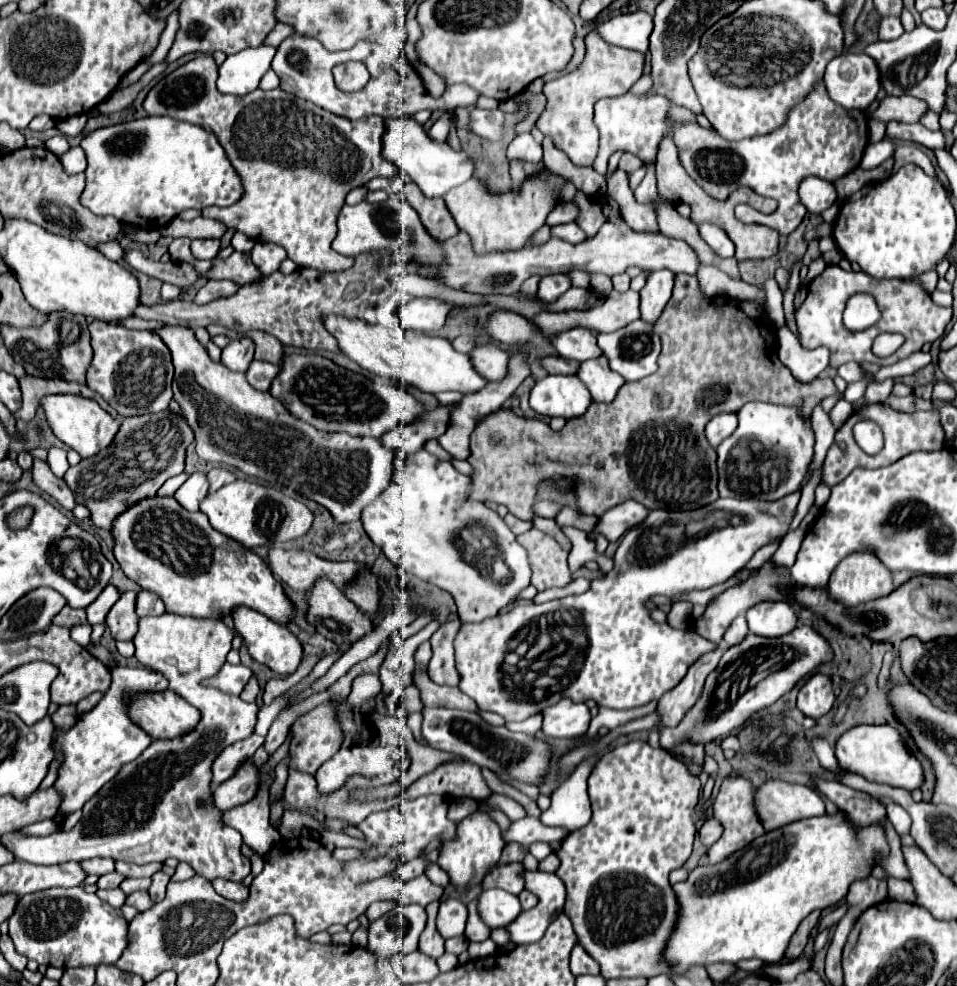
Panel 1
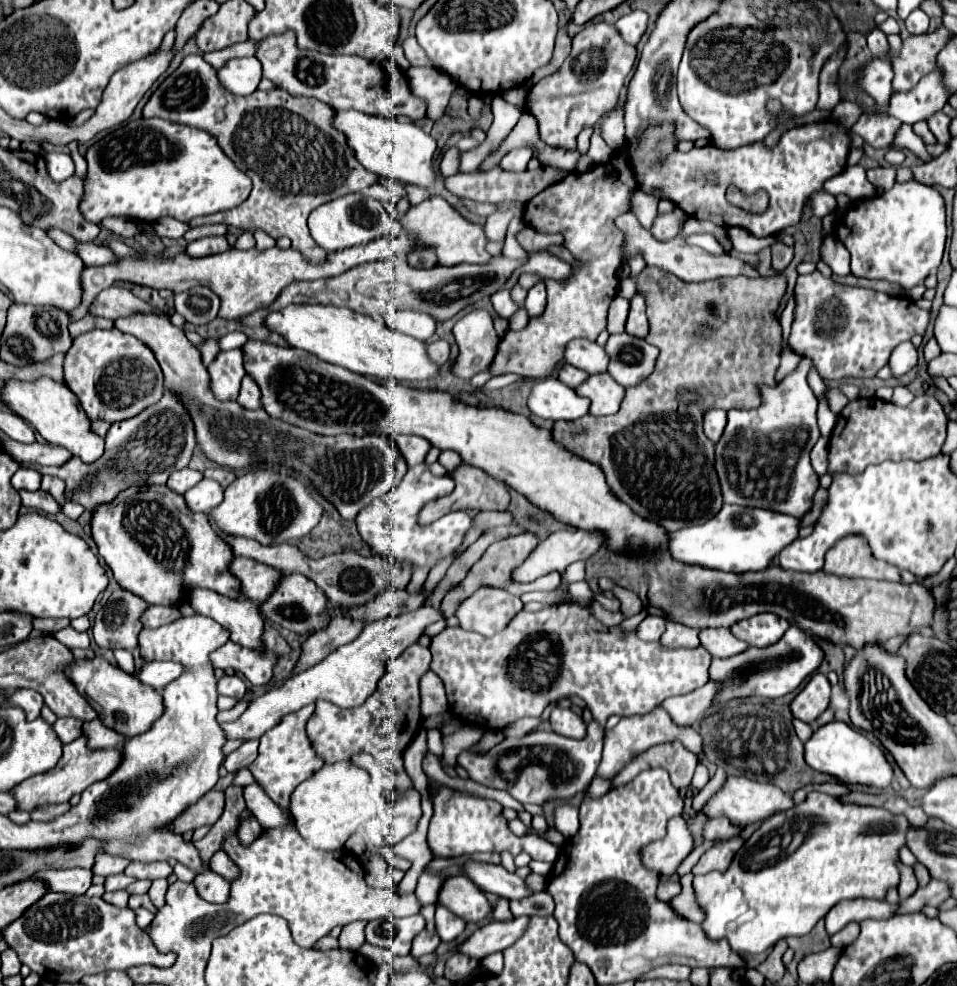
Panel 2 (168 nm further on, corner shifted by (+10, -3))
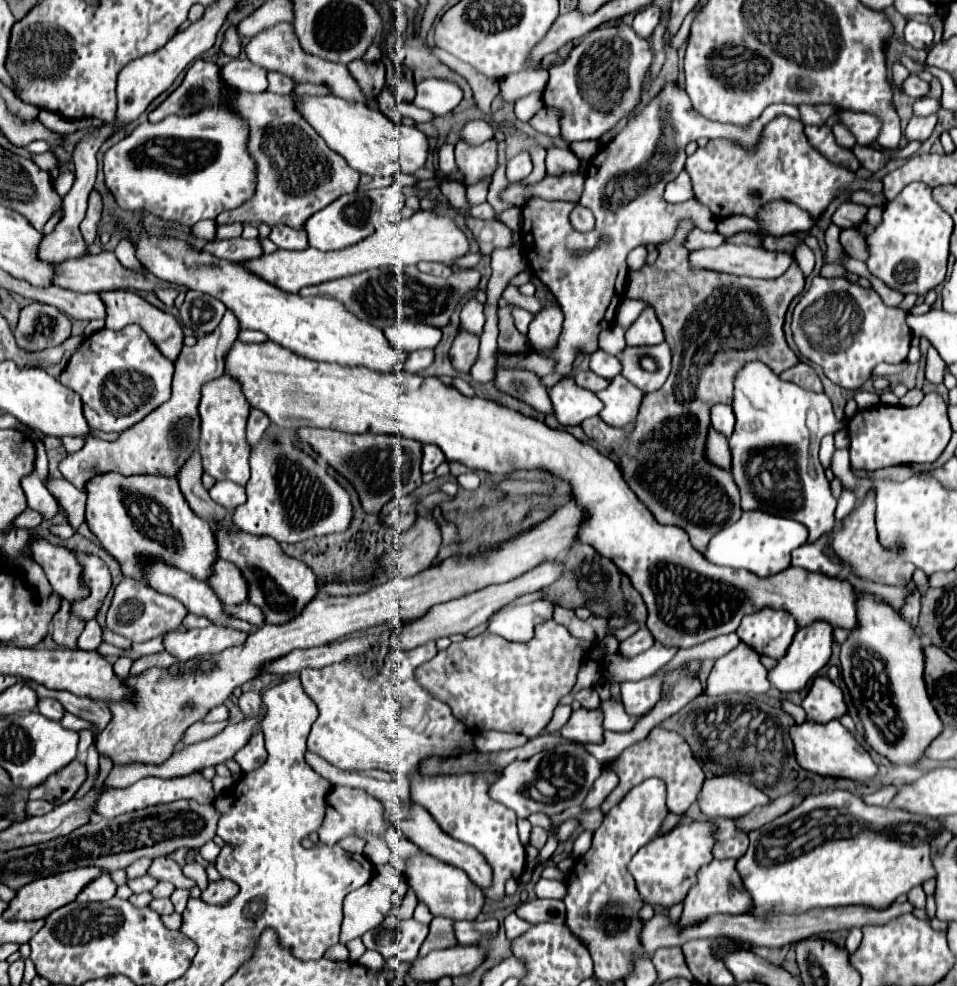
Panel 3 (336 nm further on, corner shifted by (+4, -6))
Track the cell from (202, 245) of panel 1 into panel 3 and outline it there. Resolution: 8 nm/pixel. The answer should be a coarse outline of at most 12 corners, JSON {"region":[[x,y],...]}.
{"region":[[259,240],[207,242],[203,252],[229,262],[263,254]]}

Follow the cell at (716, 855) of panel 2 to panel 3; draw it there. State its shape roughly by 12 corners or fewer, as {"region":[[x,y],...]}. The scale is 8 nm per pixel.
{"region":[[711,860],[697,872],[681,924],[717,912],[743,914],[735,860]]}

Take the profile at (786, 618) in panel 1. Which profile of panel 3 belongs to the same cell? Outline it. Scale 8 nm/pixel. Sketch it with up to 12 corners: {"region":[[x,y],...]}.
{"region":[[769,608],[745,616],[737,636],[775,660],[787,652],[797,622]]}

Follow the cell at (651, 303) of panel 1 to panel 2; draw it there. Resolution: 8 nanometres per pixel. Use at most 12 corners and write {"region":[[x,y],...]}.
{"region":[[643,295],[631,299],[625,331],[635,337],[647,337],[649,323]]}

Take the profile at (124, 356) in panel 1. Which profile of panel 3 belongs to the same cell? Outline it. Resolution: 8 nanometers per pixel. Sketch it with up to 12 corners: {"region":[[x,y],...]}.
{"region":[[131,324],[85,338],[59,380],[91,430],[171,398],[173,362]]}

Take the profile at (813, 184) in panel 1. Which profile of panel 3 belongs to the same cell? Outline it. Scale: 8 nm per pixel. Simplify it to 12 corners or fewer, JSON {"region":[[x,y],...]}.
{"region":[[843,202],[833,214],[839,228],[863,222],[867,206]]}

